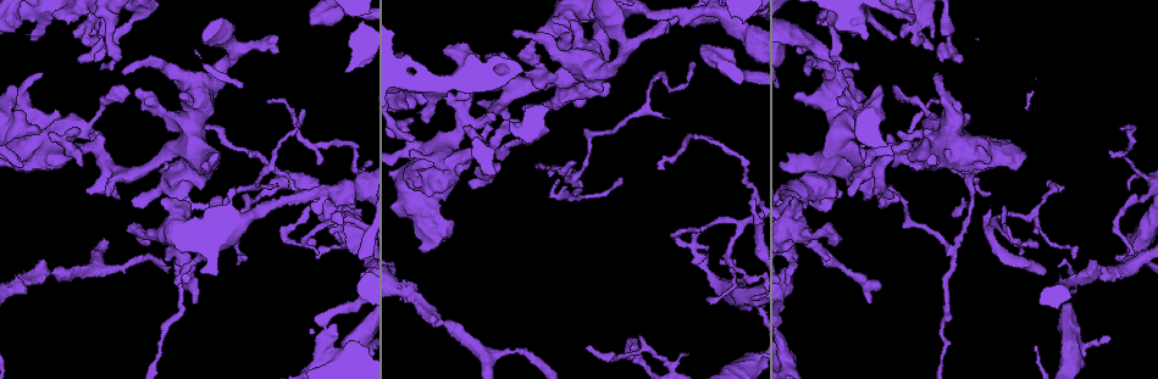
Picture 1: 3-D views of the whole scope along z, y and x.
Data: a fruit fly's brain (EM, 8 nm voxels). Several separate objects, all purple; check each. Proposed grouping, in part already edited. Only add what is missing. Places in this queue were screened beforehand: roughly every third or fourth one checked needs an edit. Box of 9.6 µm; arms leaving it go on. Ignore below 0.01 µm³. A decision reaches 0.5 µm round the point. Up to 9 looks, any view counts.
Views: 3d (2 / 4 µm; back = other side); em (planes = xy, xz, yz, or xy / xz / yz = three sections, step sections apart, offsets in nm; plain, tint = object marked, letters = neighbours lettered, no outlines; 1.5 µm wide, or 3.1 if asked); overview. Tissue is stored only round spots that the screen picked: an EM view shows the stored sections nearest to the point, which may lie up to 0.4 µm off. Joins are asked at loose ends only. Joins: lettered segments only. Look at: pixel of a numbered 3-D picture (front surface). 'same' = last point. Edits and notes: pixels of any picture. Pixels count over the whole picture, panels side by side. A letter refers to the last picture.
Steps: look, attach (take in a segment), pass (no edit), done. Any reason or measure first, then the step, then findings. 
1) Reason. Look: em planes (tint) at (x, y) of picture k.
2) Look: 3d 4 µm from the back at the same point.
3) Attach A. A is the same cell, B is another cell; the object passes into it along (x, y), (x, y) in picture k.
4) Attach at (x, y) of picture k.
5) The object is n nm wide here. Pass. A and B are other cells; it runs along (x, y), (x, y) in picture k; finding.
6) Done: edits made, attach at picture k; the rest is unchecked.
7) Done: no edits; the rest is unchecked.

Tapers out. Look: 3d 4 µm from the back at (519, 119) of picture 1.

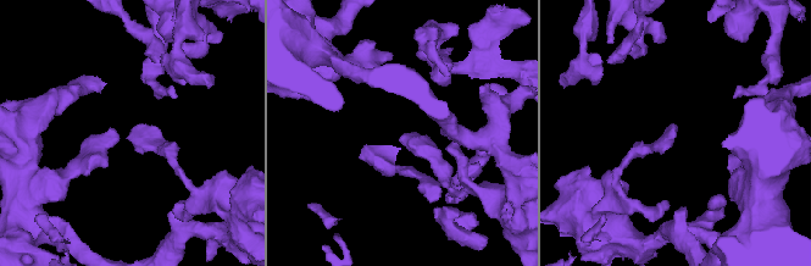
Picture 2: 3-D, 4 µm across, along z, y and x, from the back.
Look: em xy step 8 (letters) at (673, 139) of picture 2.

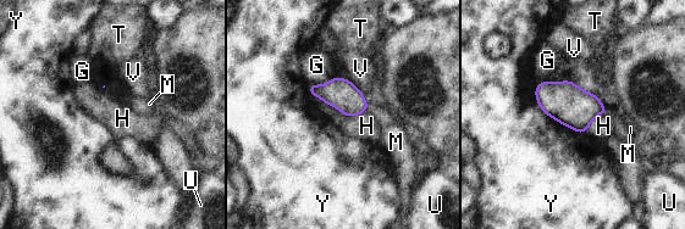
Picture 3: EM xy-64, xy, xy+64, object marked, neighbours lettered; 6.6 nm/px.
Pass. G, H, M, T, U, V and Y are other cells; a border runs along (313, 96), (348, 116), (366, 111) in picture 3; none of them fits.

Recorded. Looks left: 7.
Look: 3d 2 µm at (555, 184) of picture 1.

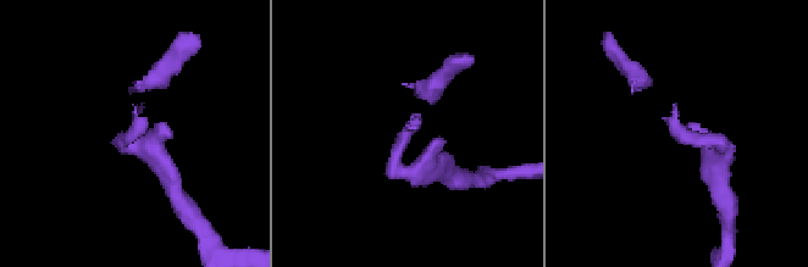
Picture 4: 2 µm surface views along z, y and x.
Need the tissue. Look: em xy step 4 (tint) at (412, 128) of picture 4.

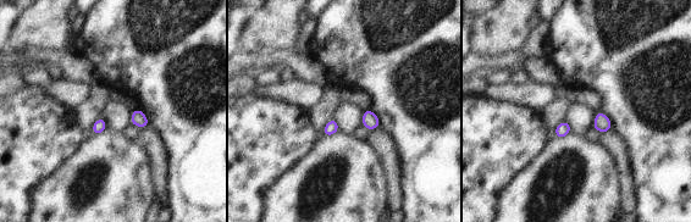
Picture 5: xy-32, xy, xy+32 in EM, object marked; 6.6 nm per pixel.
Another direction. Look: em planes (letters) at the same point.

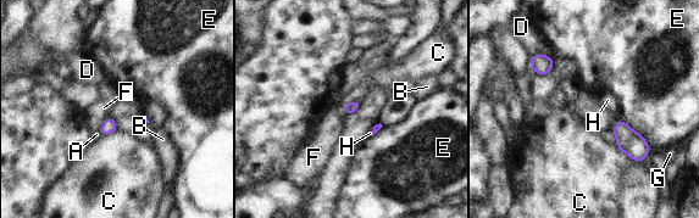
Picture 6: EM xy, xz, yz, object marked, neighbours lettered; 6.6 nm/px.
Pass. A, B, C, D, E, F, G and H are other cells; a border runs along (110, 115), (99, 130) in picture 6; no lettered segment goes on from it.

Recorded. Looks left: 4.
An open end. Look: 3d 4 µm at (661, 169) of picture 1.

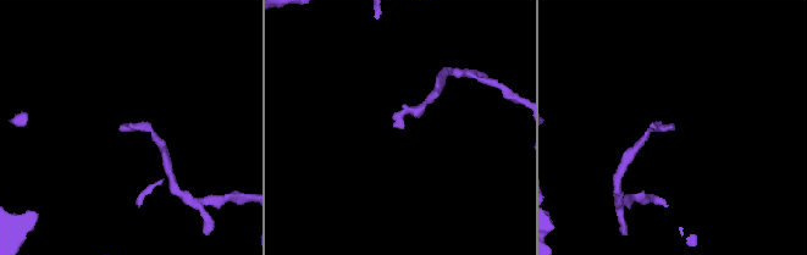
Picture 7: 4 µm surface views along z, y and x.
Look: em planes (letters) at (402, 127) of picture 7.

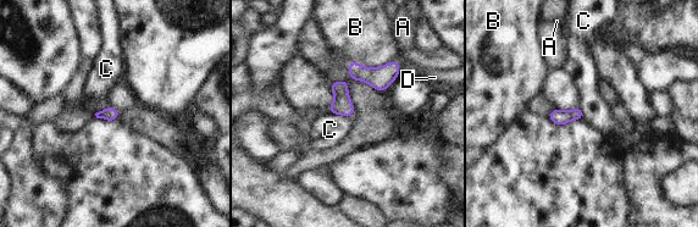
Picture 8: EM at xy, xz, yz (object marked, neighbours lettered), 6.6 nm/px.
The object is 100 nm wide here. Pass. A, B, C and D are other cells; a border runs along (327, 111), (349, 117) in picture 8; none of them fits.

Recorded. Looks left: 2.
Thin end. Look: em planes (tint) at (687, 353) of picture 1.

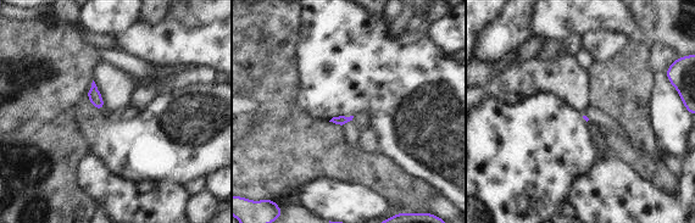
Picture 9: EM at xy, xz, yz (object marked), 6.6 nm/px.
See the neighbours. Look: em planes (letters) at the same point.

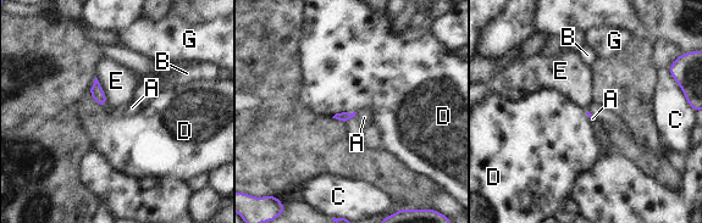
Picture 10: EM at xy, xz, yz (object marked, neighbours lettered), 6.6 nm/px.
Pass. A, B, C, D, E and G are other cells; a border runs along (355, 111), (337, 112), (332, 117) in picture 10; no lettered segment goes on from it.

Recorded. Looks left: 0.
Done: no edits; the rest is unchecked.

